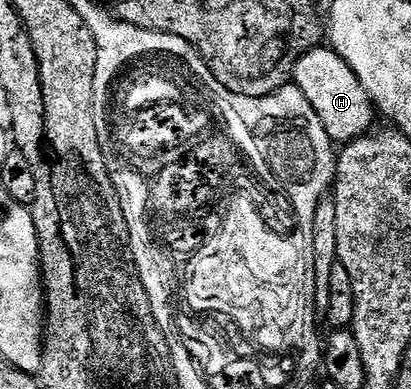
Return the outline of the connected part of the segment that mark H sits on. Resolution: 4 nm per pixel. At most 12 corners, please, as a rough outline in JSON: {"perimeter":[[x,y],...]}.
{"perimeter":[[316,47],[293,83],[332,142],[372,132],[377,110],[349,63]]}

